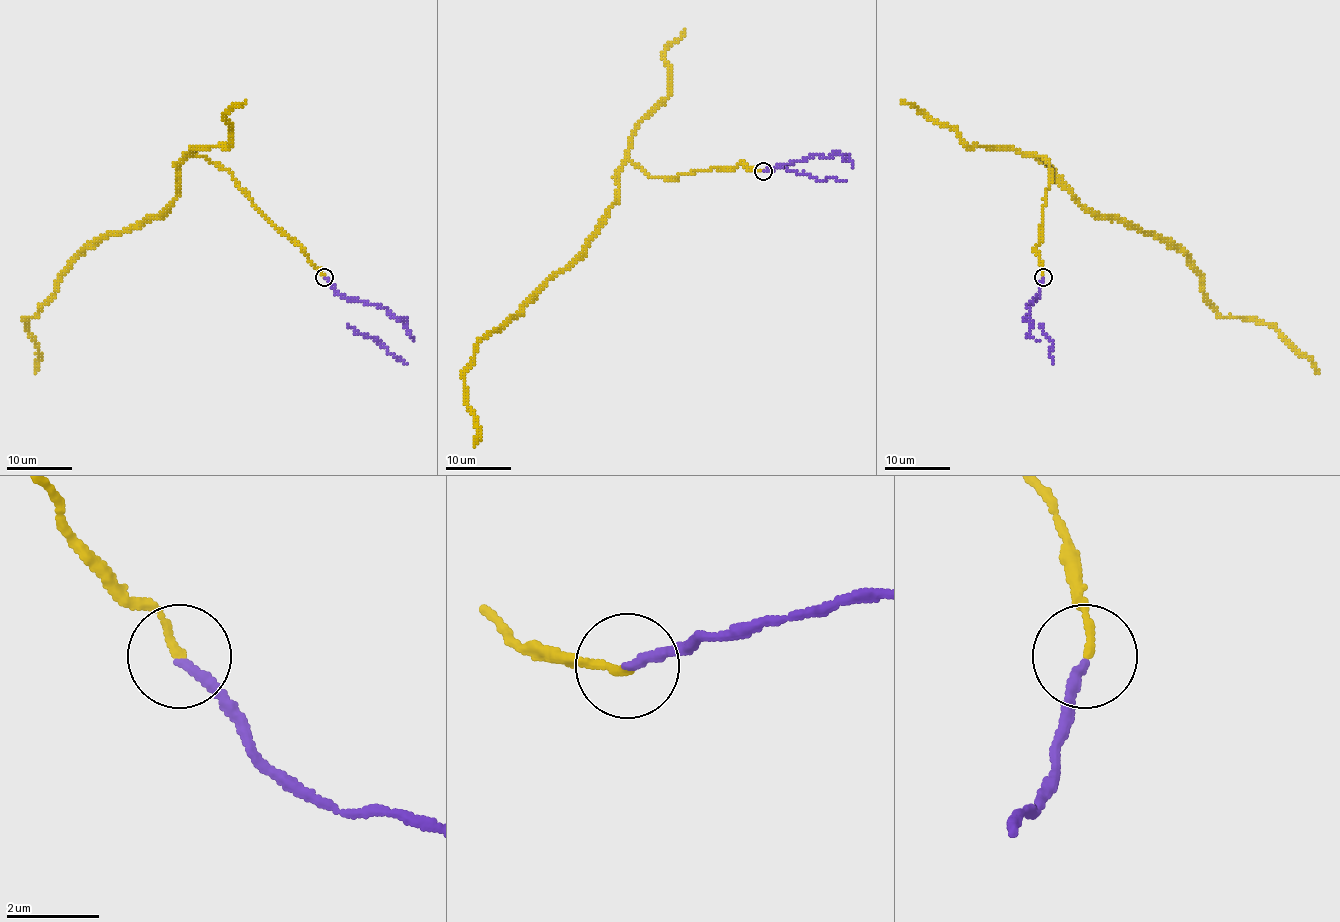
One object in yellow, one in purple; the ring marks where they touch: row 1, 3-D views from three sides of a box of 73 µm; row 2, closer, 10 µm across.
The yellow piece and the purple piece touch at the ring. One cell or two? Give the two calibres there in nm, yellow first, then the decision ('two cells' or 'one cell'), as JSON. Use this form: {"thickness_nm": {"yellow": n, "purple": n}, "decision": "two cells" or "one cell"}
{"thickness_nm": {"yellow": 180, "purple": 220}, "decision": "two cells"}

